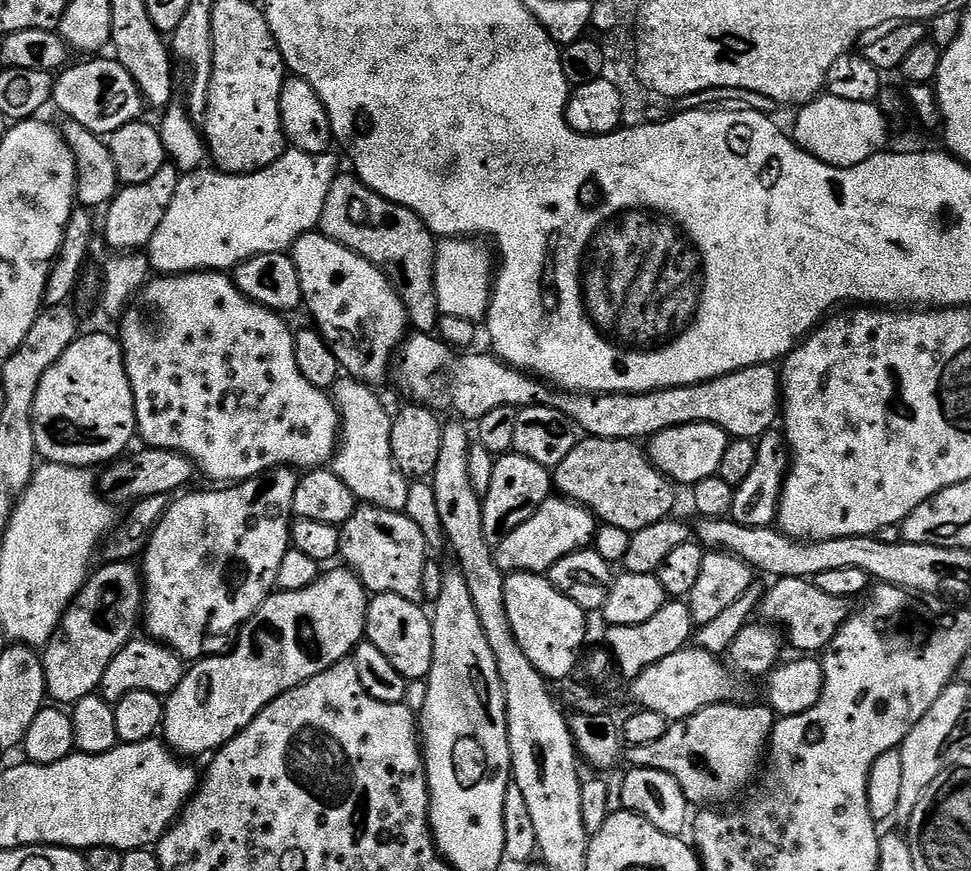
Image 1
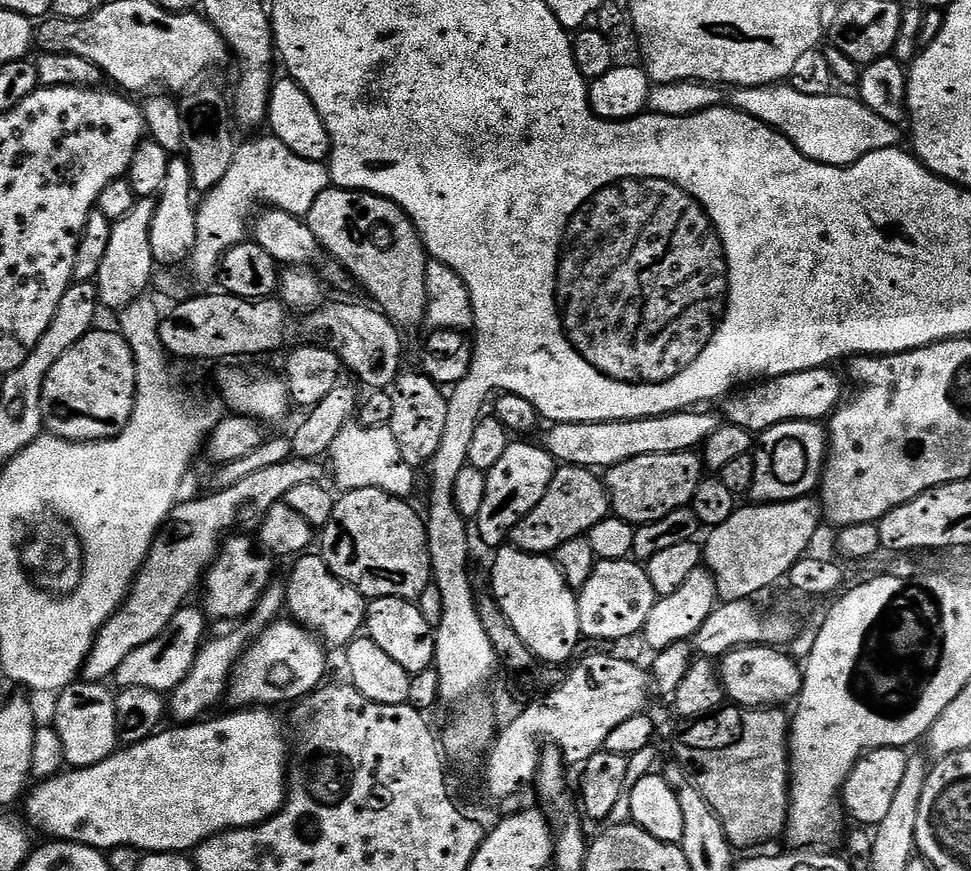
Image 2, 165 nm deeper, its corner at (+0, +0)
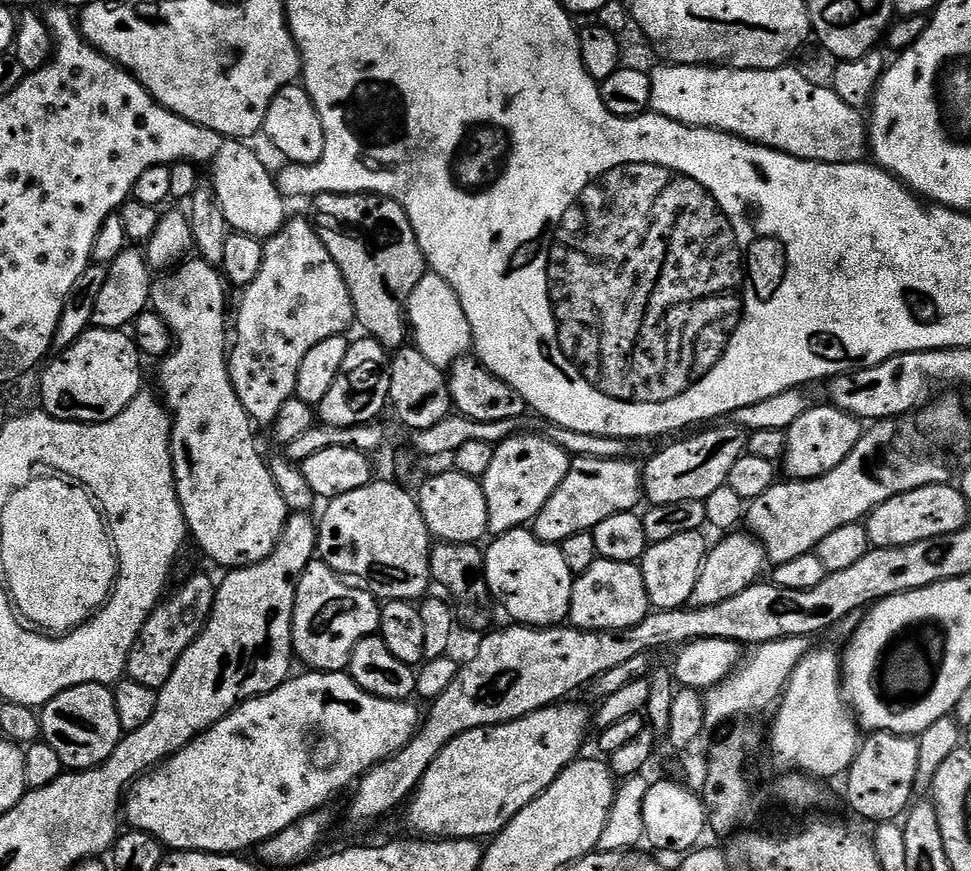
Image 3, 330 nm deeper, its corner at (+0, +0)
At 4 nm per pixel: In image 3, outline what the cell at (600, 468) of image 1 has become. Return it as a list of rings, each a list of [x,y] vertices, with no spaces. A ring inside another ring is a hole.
[[[720,426],[685,435],[680,438],[685,440],[668,444],[661,452],[654,453],[648,461],[643,461],[644,500],[649,505],[666,506],[670,502],[704,501],[710,498],[710,494],[714,494],[714,490],[727,485],[730,470],[734,470],[734,462],[746,455],[749,433],[735,426],[716,427]]]

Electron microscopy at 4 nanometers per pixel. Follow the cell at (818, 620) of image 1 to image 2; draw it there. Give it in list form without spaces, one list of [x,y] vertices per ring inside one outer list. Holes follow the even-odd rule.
[[[726,600],[717,603],[716,609],[702,622],[698,634],[694,634],[690,641],[693,649],[704,658],[721,658],[736,648],[767,645],[769,648],[779,649],[781,646],[791,645],[792,639],[798,631],[795,624],[784,612],[767,612],[764,608],[756,608],[757,601]]]

